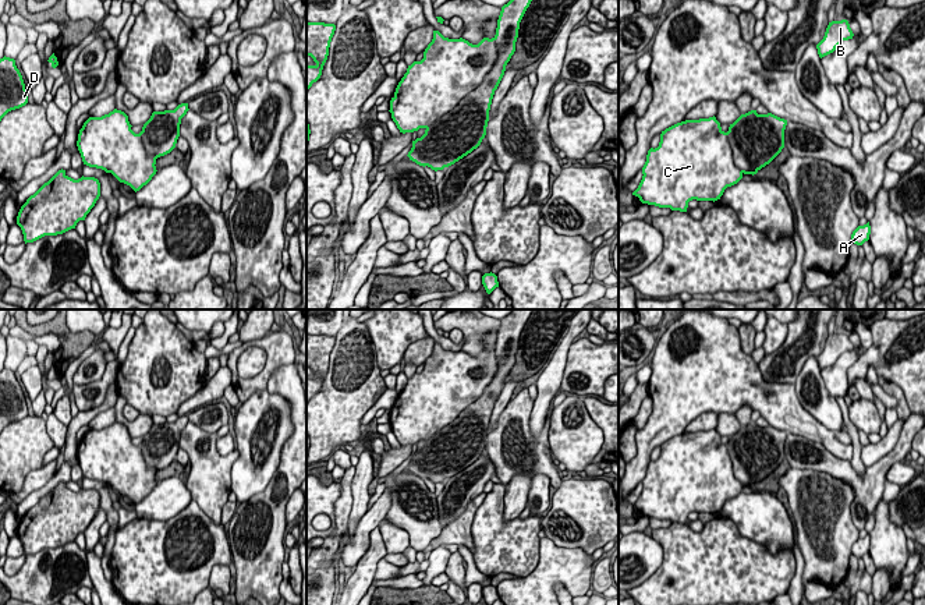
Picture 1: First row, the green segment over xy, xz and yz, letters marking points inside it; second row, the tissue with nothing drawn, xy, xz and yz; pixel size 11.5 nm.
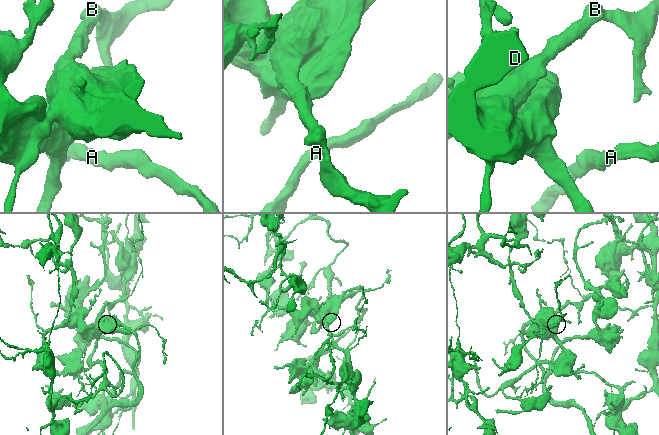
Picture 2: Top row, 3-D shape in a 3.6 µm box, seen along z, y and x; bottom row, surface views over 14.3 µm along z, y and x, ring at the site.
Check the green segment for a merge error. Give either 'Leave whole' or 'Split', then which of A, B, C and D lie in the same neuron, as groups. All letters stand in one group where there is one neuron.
Split. Groups: A D / B C

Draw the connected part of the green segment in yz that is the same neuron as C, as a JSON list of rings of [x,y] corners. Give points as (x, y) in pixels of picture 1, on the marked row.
[[[715,116],[662,131],[659,146],[648,151],[642,174],[632,195],[642,204],[680,212],[687,212],[692,199],[720,199],[727,187],[743,178]]]

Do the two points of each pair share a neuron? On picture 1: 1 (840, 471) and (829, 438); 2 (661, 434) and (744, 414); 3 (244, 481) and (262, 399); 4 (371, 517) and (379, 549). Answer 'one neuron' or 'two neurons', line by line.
1: two neurons
2: two neurons
3: one neuron
4: two neurons

